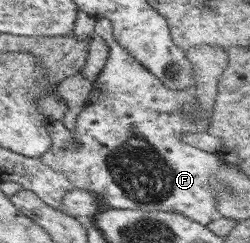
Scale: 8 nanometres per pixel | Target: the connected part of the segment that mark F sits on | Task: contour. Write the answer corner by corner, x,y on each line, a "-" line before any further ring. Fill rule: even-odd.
96,18
93,32
105,40
109,59
93,80
90,98
76,117
74,132
68,134
64,131
59,145
53,144
48,153
38,159
55,171
63,172
73,182
74,188
96,194
102,207
174,212
202,226
218,219
217,188
213,186
213,181
218,177
218,158
215,153
202,151
180,139
182,133
208,130
208,115
201,110
197,98
185,91
173,91
158,82
146,67
121,46
108,19
-
71,136
77,142
77,149
68,143
68,140
72,140

